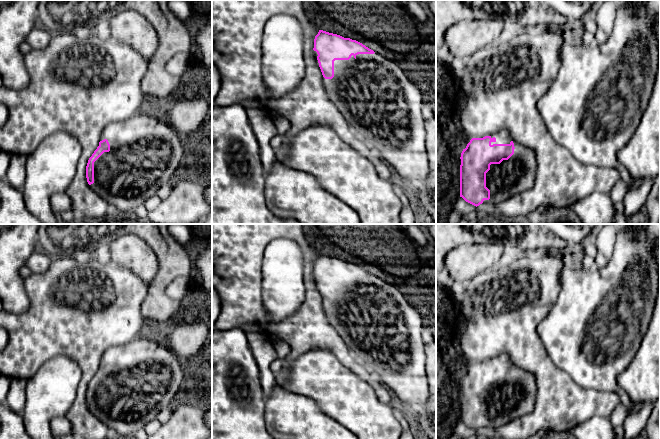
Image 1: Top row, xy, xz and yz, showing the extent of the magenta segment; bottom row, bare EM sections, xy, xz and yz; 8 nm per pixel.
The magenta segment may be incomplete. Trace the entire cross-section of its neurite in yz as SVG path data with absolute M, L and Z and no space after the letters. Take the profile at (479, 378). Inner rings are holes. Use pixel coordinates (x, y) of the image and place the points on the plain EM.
M506 354L483 362L468 362L460 383L460 421L476 431L482 427L498 428L534 409L537 392L534 375L513 366Z

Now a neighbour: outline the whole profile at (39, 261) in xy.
M37 249L26 261L26 266L32 273L42 273L49 269L53 260L51 255Z

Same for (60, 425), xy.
M56 417L52 419L52 433L56 438L61 438L65 434L72 433L72 425L66 417Z

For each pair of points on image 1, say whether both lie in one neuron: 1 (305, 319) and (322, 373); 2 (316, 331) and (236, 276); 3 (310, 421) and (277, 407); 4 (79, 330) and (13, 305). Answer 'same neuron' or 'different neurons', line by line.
1: different neurons
2: same neuron
3: same neuron
4: different neurons

